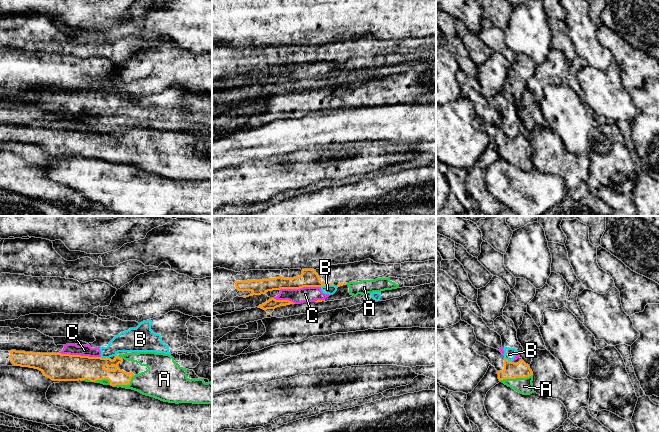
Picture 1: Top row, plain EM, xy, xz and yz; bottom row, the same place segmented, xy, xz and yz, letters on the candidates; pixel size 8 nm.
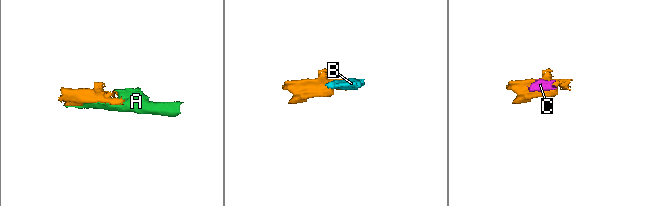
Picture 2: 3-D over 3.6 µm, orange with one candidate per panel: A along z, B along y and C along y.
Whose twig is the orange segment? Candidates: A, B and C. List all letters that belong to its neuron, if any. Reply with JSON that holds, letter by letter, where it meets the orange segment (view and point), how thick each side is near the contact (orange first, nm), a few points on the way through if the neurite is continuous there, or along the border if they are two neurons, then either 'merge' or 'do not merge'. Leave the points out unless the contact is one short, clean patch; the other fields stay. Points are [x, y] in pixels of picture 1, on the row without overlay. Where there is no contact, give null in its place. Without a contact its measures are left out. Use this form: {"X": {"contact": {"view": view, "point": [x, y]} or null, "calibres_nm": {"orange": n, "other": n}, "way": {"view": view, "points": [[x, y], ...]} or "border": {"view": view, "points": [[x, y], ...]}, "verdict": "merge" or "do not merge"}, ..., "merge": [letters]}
{"A": {"contact": {"view": "yz", "point": [516, 153]}, "calibres_nm": {"orange": 130, "other": 130}, "verdict": "merge"}, "B": {"contact": {"view": "xz", "point": [327, 60]}, "calibres_nm": {"orange": 140, "other": 80}, "border": {"view": "xz", "points": [[333, 60], [325, 60], [321, 63]]}, "verdict": "do not merge"}, "C": {"contact": {"view": "xy", "point": [80, 131]}, "calibres_nm": {"orange": 220, "other": 100}, "border": {"view": "xy", "points": [[59, 128], [100, 133]]}, "verdict": "do not merge"}, "merge": ["A"]}

